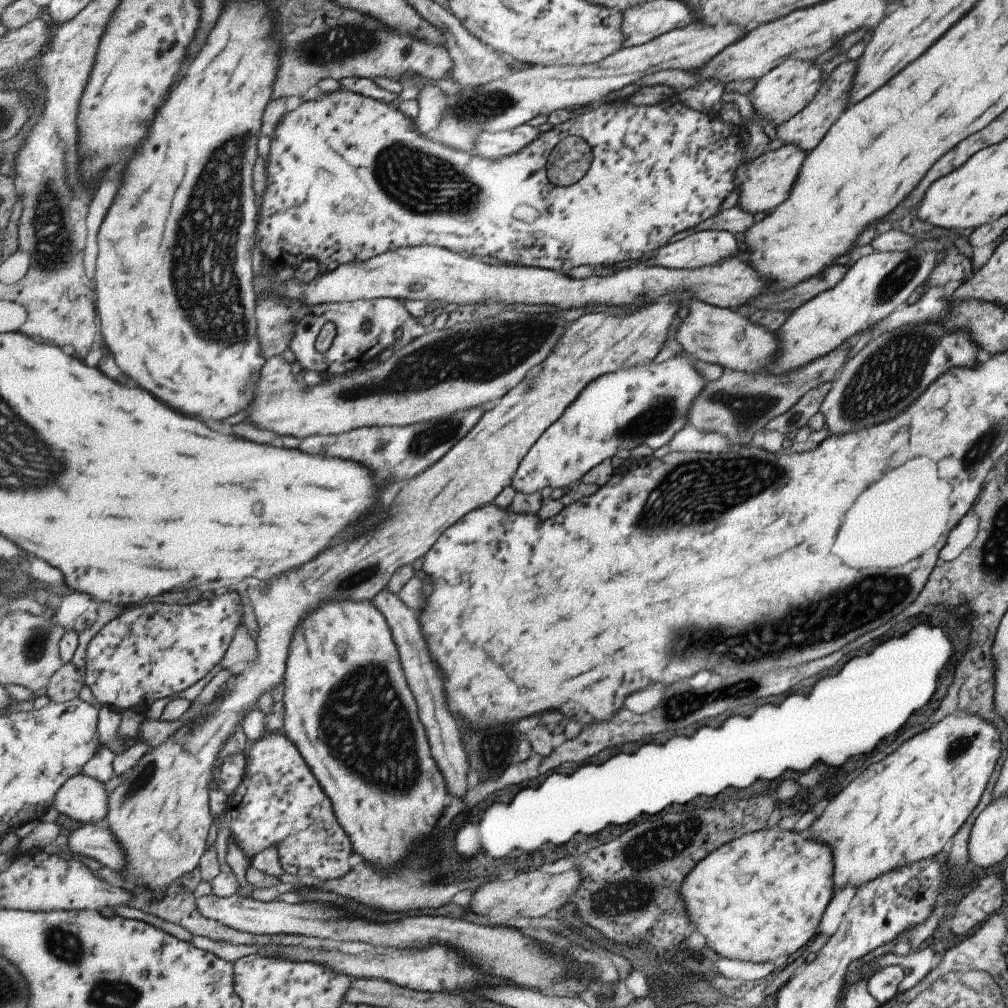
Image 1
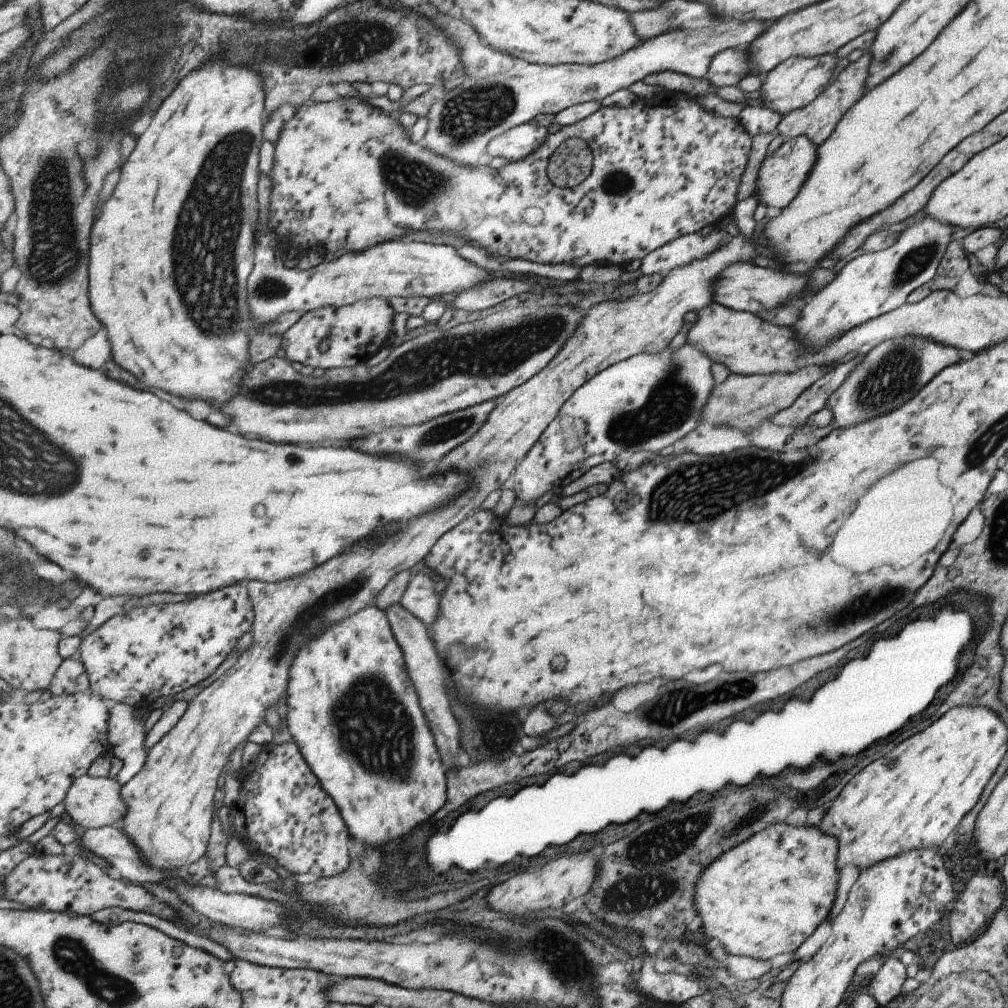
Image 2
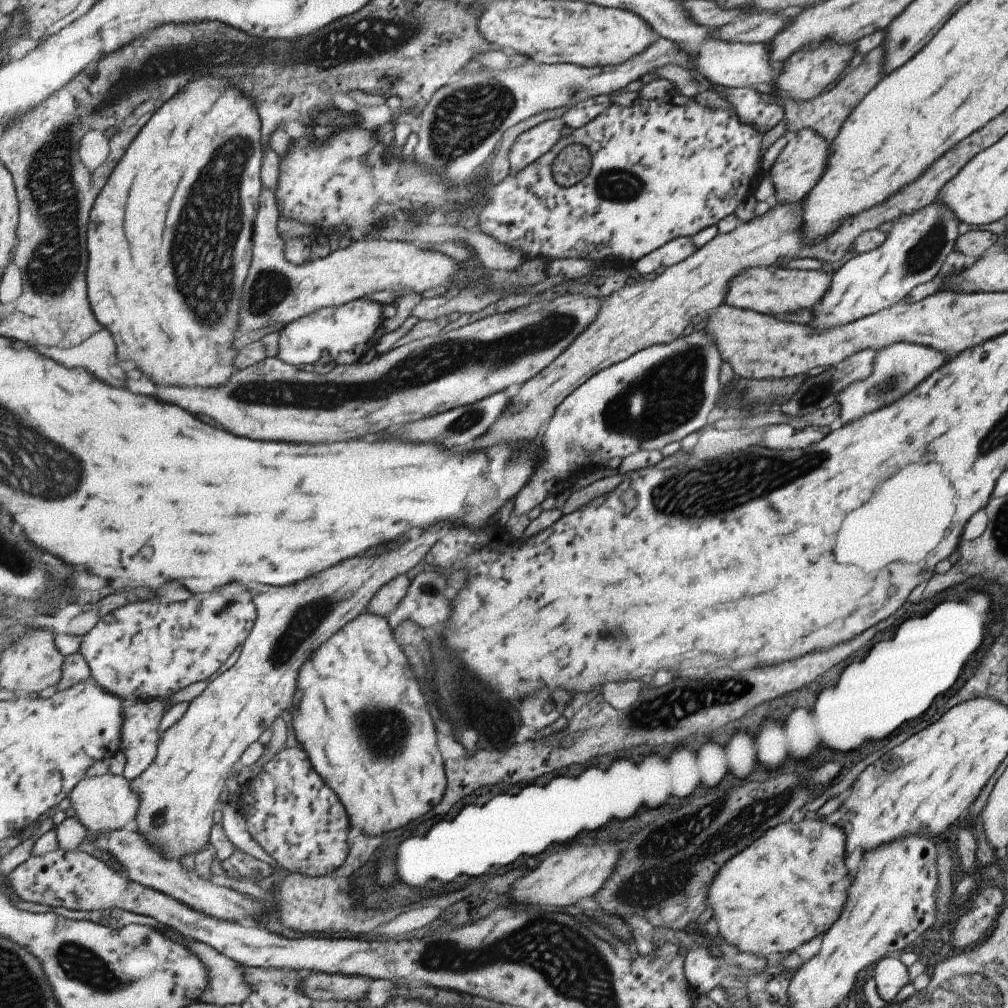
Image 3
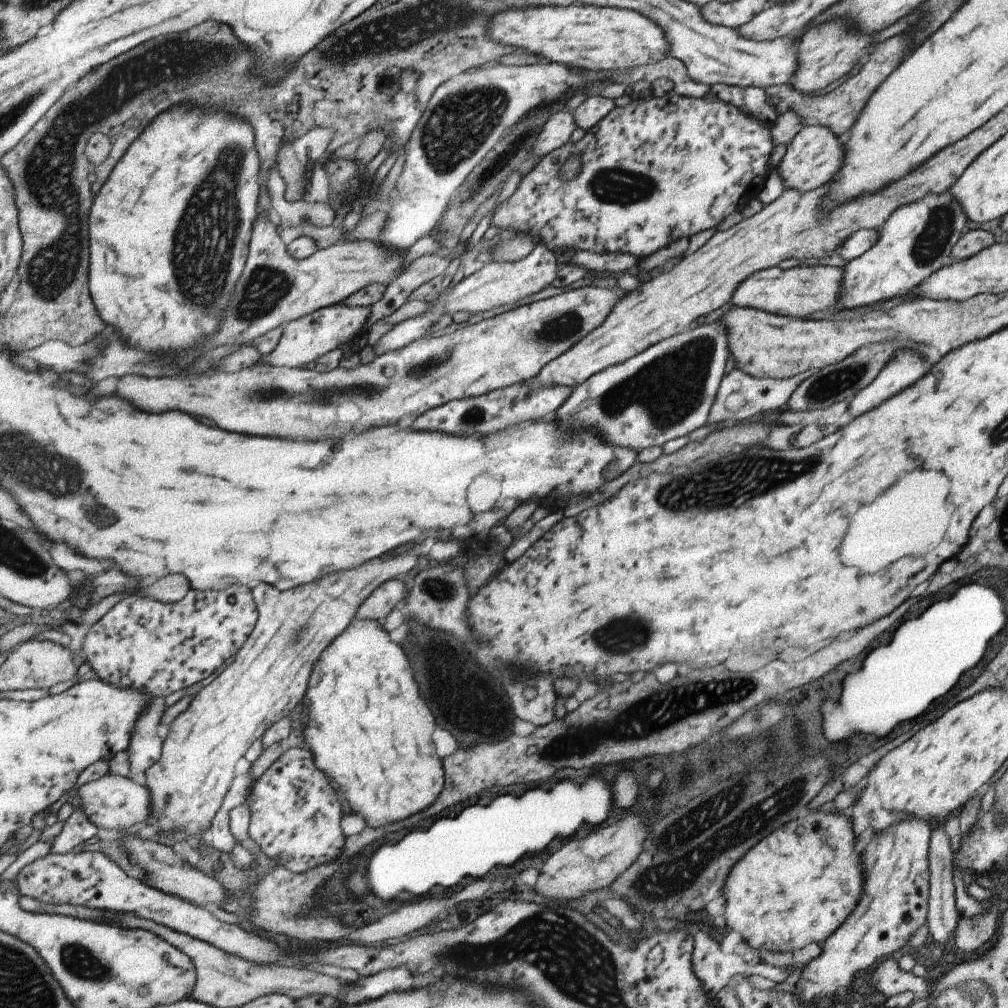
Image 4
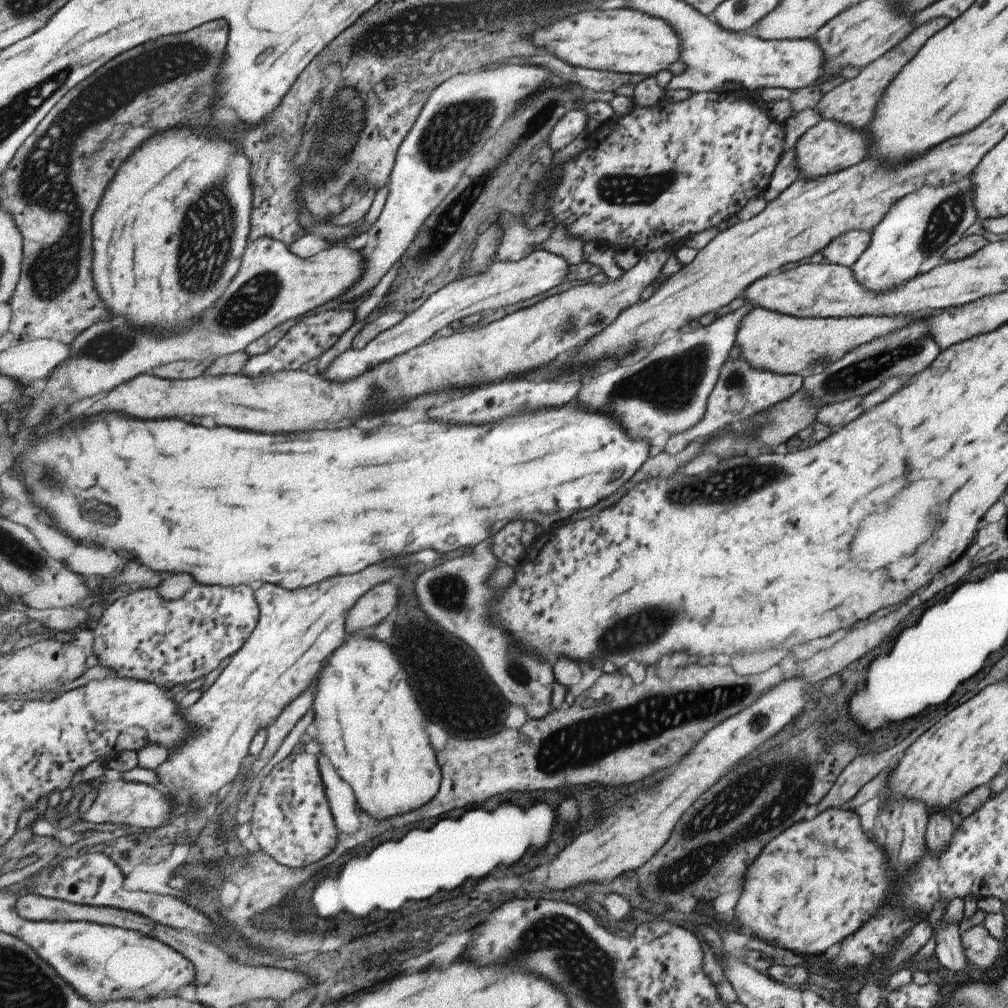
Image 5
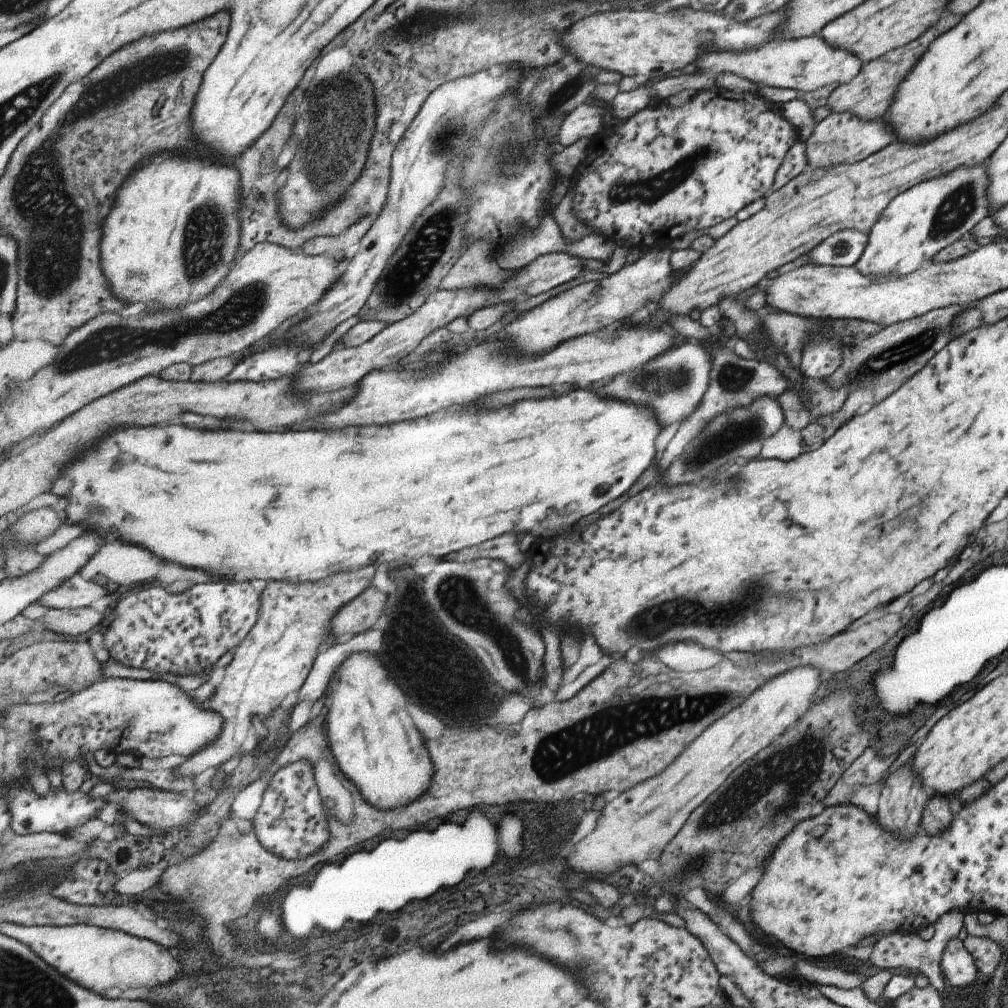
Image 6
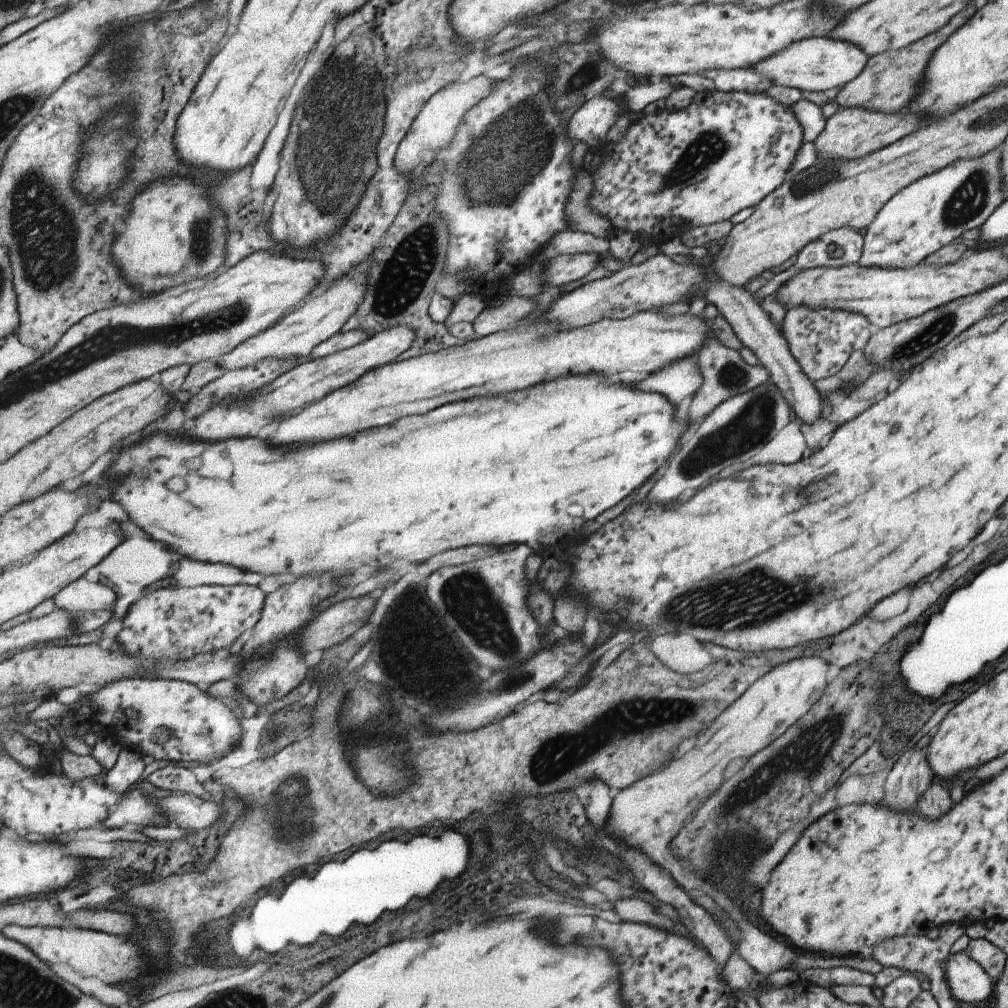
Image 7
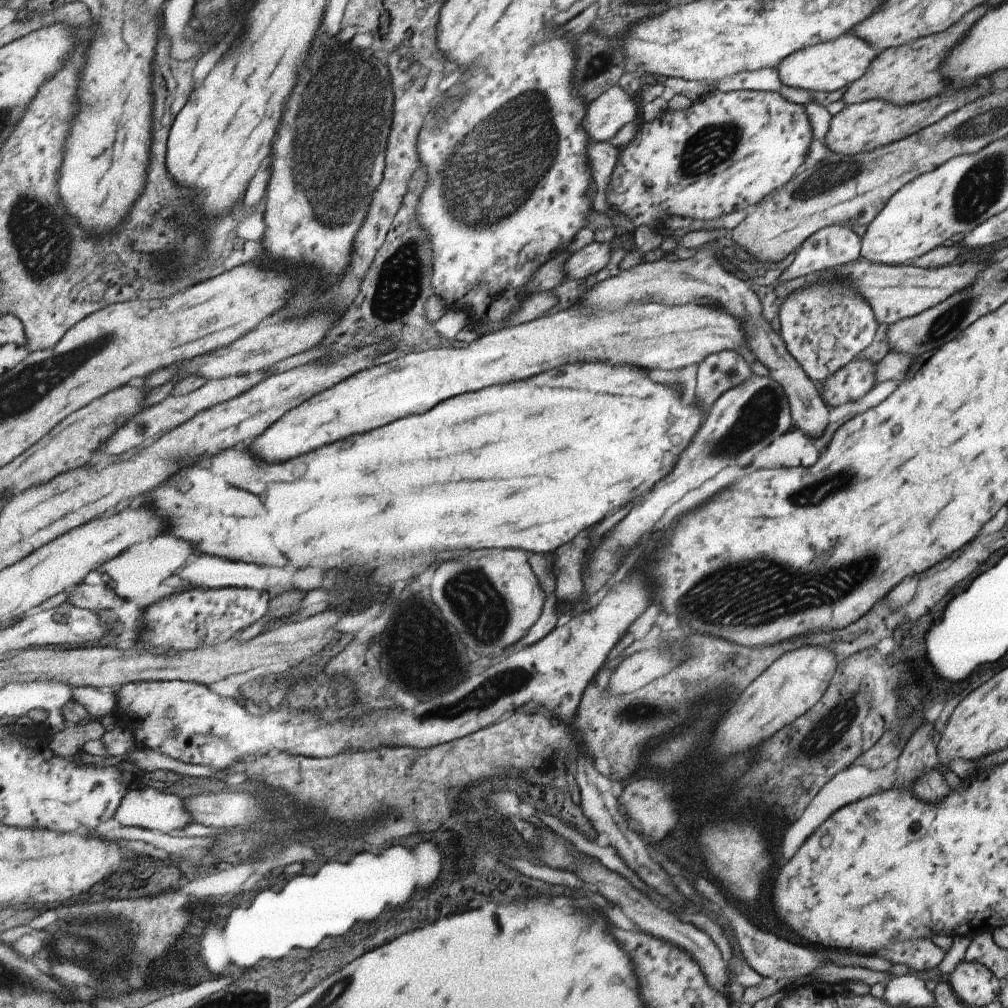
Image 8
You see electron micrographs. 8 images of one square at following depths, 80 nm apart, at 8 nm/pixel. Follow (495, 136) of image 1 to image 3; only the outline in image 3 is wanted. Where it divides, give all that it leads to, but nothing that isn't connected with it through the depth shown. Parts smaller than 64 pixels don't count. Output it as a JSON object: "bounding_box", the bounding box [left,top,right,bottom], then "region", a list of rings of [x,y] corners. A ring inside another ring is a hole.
{"bounding_box":[509,118,565,173],"region":[[[562,118],[551,119],[518,135],[509,150],[510,168],[513,173],[523,170],[549,152],[561,138],[561,130],[565,125]]]}

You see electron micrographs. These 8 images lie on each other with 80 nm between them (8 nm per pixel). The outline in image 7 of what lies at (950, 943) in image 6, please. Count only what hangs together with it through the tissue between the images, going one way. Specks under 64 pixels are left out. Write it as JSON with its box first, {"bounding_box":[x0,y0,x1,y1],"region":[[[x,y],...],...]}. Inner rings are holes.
{"bounding_box":[944,951,995,1002],"region":[[[964,951],[951,954],[944,962],[944,968],[946,984],[957,1001],[988,1002],[994,995],[995,982]]]}

